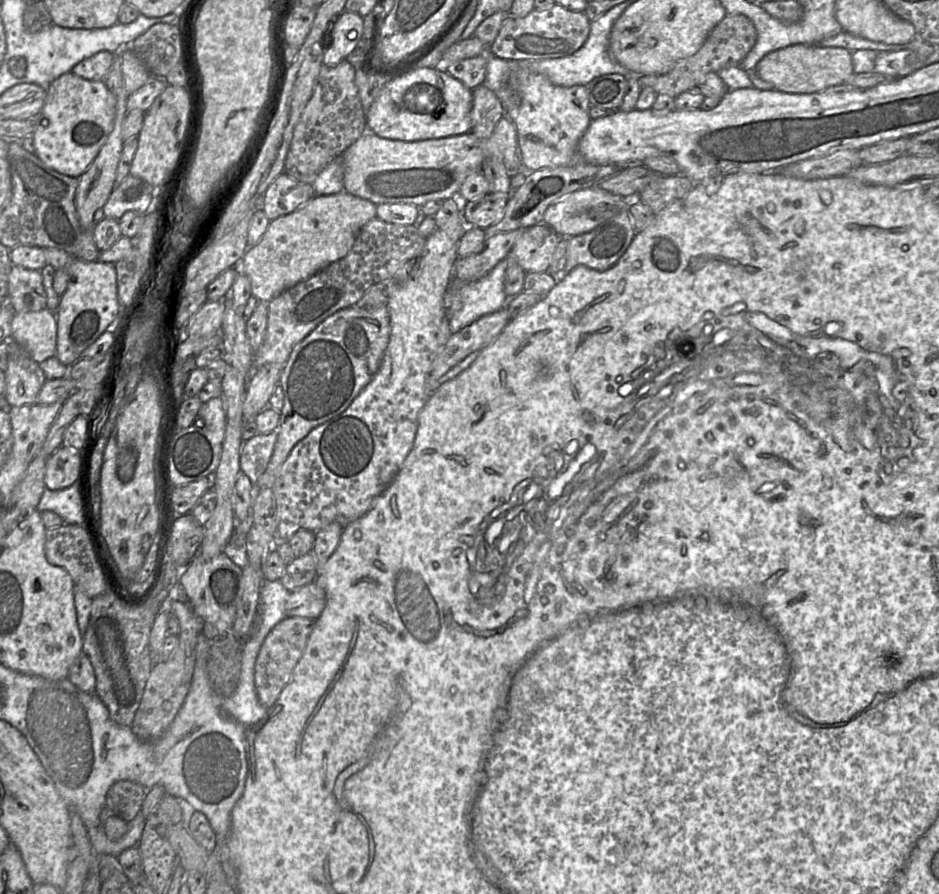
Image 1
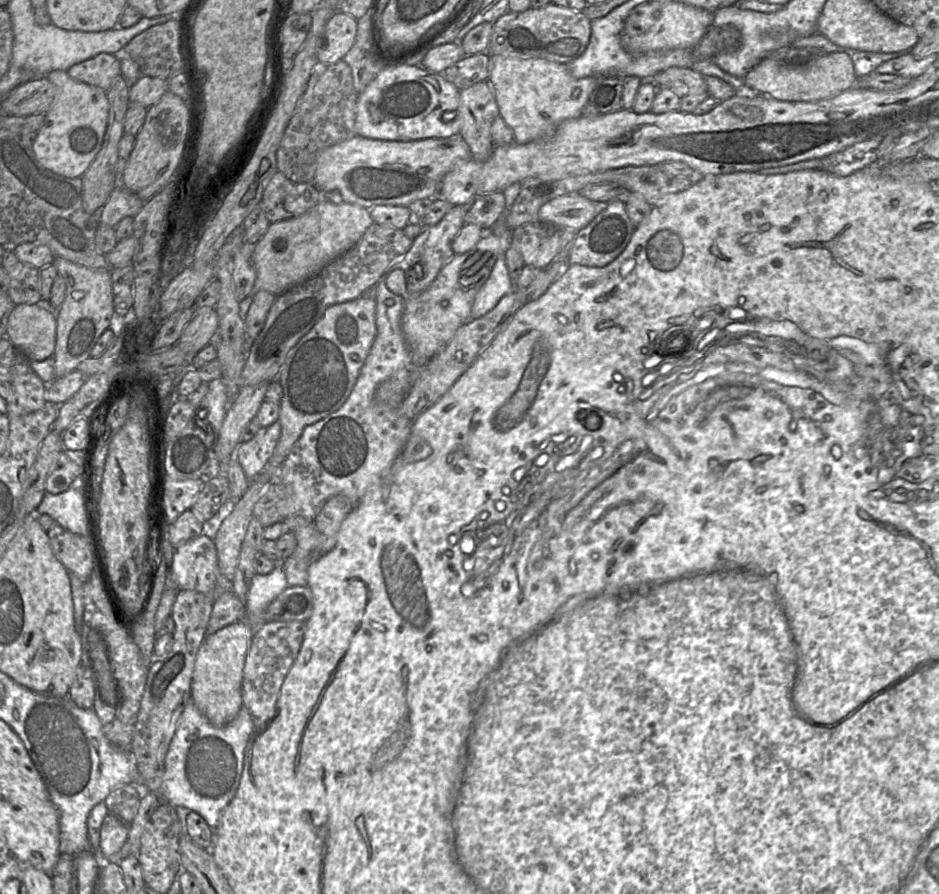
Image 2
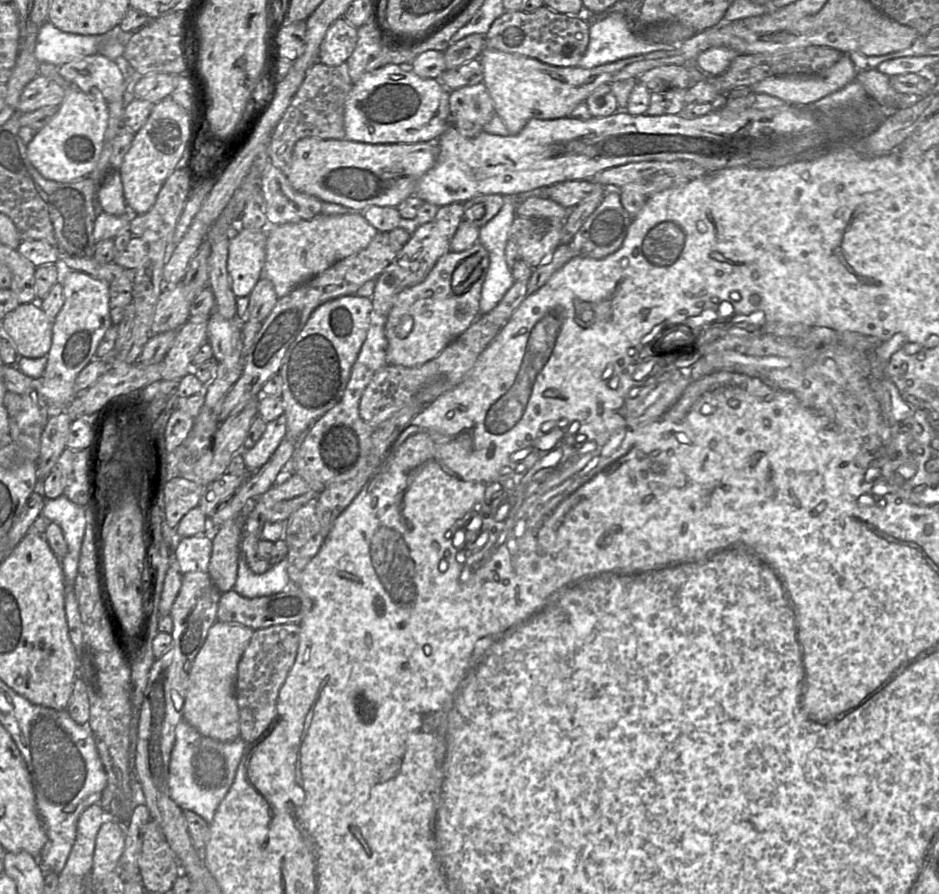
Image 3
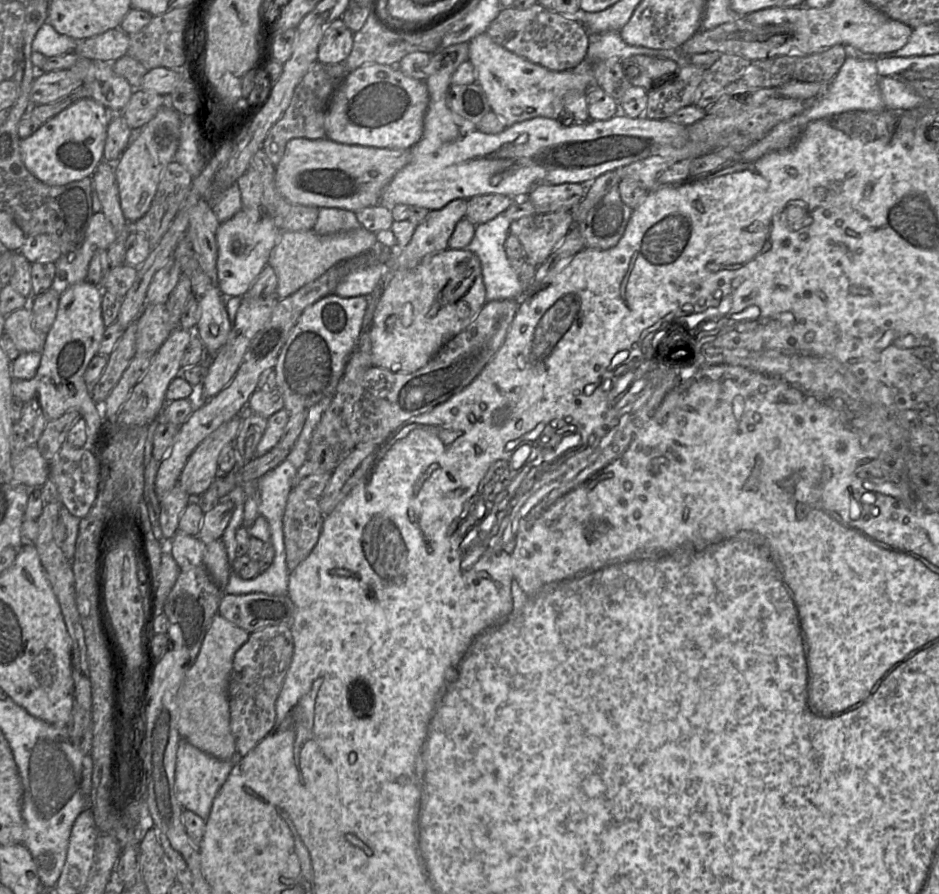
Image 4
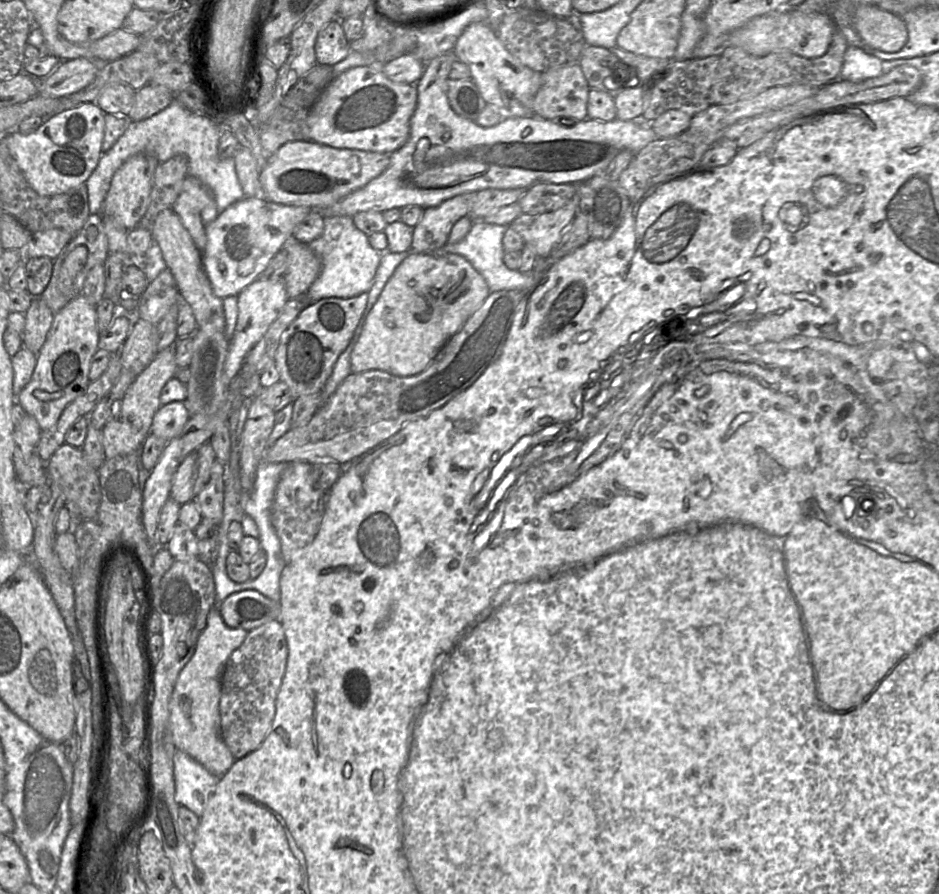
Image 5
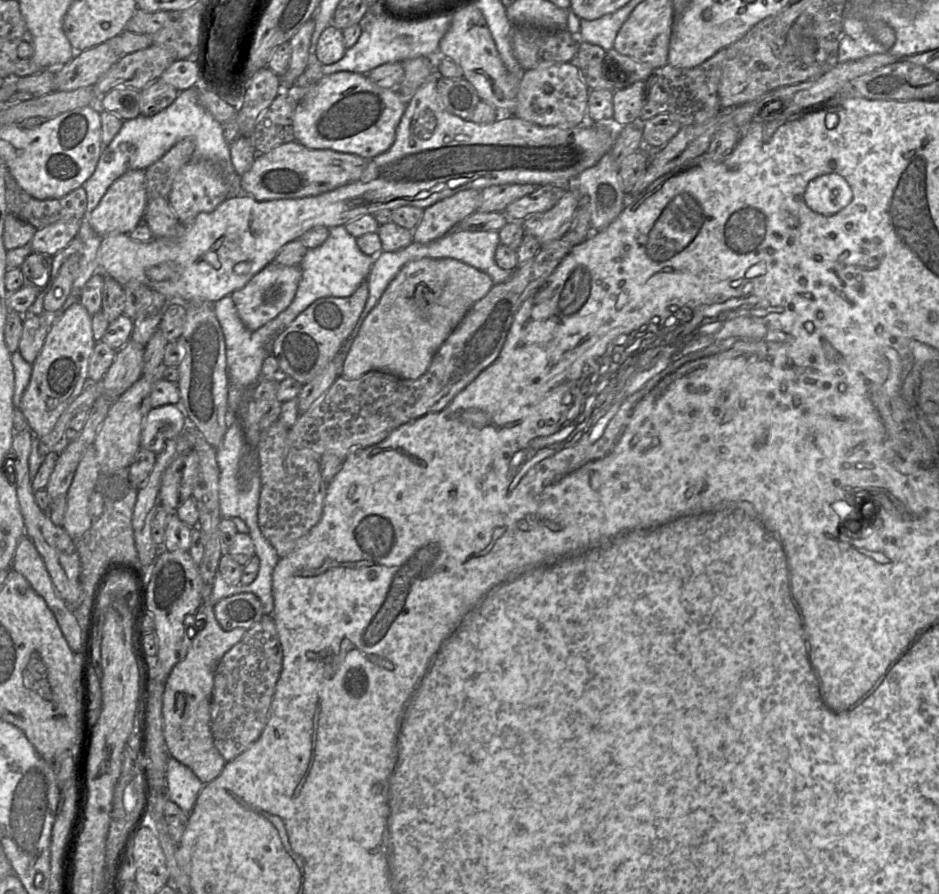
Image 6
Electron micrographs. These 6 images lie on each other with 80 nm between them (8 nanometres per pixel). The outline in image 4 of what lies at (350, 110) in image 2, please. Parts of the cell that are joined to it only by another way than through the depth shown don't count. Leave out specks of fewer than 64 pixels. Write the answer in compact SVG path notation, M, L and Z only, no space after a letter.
M316 61L296 86L291 102L281 118L271 127L262 149L274 166L281 161L286 144L293 138L326 138L325 117L330 100L347 75L345 63L323 64Z

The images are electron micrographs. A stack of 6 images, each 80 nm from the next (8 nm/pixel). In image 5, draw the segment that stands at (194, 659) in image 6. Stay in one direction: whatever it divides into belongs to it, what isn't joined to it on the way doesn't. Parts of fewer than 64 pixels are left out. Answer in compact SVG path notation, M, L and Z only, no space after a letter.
M214 606L208 613L207 625L198 638L192 658L179 673L169 703L170 727L176 749L188 754L217 777L222 777L236 761L221 735L219 702L222 689L222 675L229 656L242 645L248 632L244 629L228 627L219 612L218 606Z

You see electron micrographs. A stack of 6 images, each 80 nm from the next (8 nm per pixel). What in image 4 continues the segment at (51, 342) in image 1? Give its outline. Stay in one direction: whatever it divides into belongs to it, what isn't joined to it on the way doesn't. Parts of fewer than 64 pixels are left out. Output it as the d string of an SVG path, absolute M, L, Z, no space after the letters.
M30 308L17 309L5 317L4 332L10 336L20 353L42 353L46 335L33 328Z

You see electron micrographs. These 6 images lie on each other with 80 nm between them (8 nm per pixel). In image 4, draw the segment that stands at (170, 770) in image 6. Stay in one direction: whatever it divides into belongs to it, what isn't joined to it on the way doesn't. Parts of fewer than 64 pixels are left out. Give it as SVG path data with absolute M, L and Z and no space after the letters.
M180 739L176 752L175 792L183 809L193 811L206 820L218 791L226 781L235 765L235 759L220 760L196 748L184 739Z

